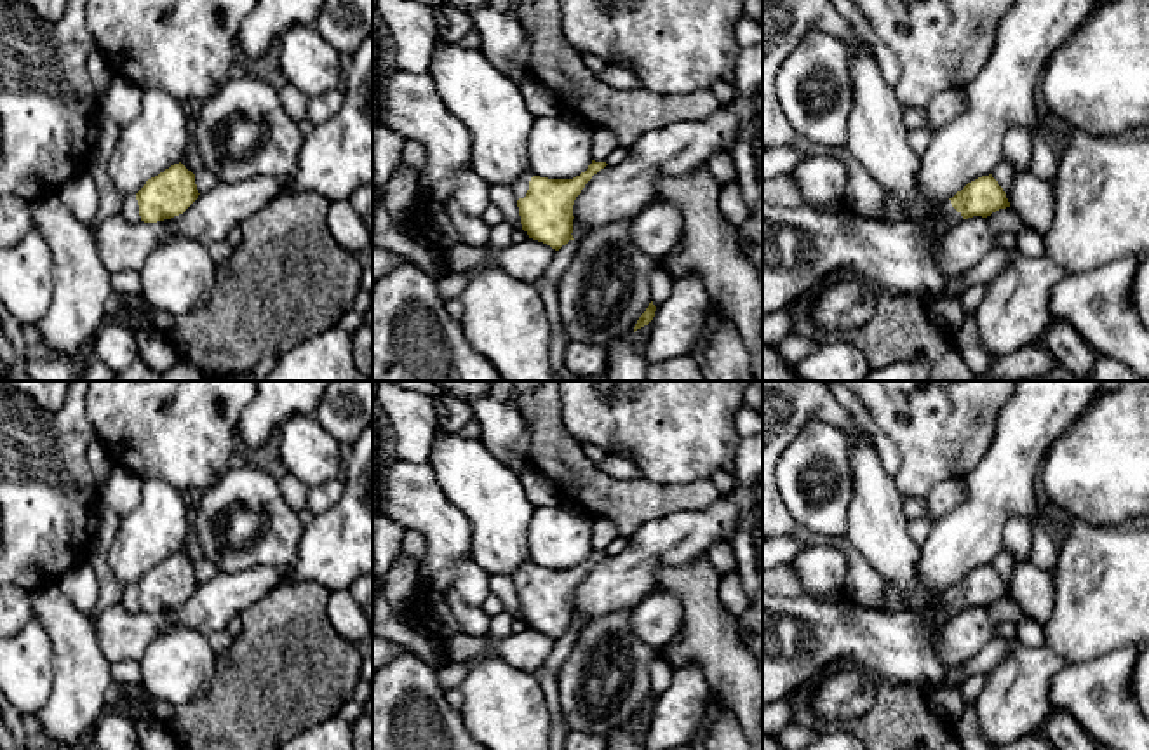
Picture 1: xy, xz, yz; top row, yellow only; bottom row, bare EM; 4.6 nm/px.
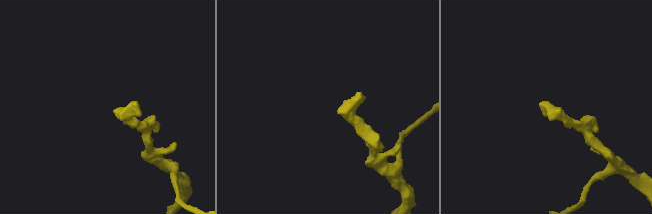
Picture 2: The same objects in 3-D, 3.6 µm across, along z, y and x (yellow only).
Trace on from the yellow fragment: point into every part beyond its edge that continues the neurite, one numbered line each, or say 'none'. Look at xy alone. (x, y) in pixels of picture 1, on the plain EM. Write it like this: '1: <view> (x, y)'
1: xy (129, 599)

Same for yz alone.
1: yz (803, 639)

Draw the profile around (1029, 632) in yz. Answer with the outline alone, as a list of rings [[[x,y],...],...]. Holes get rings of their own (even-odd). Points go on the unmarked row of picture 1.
[[[1025,618],[1020,623],[1017,623],[1017,635],[1015,635],[1017,642],[1027,646],[1027,647],[1043,647],[1045,646],[1045,633],[1043,633],[1043,626],[1032,619],[1032,618]]]

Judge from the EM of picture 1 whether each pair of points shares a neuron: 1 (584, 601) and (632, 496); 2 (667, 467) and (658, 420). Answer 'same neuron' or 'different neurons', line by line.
1: different neurons
2: same neuron

